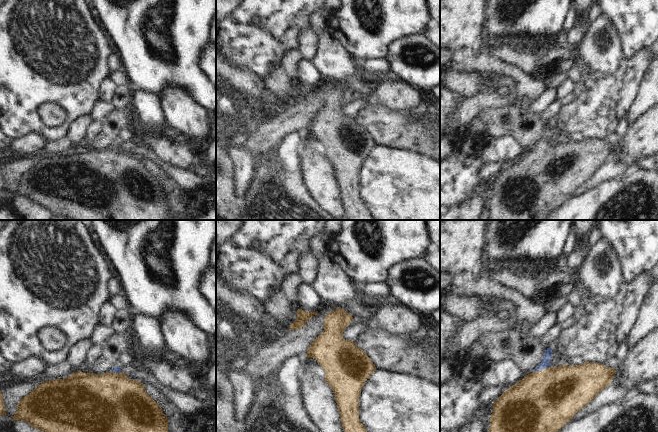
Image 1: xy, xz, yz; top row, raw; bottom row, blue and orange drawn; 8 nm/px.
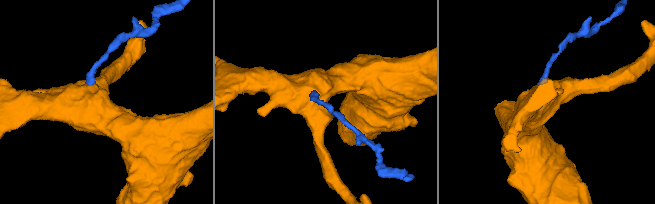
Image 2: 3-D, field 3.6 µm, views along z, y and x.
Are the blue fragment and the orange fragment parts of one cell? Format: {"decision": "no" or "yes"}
{"decision": "yes"}

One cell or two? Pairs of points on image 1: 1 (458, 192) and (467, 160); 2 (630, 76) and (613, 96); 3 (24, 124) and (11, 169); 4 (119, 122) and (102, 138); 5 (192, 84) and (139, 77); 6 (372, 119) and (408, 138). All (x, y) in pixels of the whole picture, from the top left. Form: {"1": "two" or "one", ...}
{"1": "one", "2": "one", "3": "two", "4": "one", "5": "one", "6": "one"}

